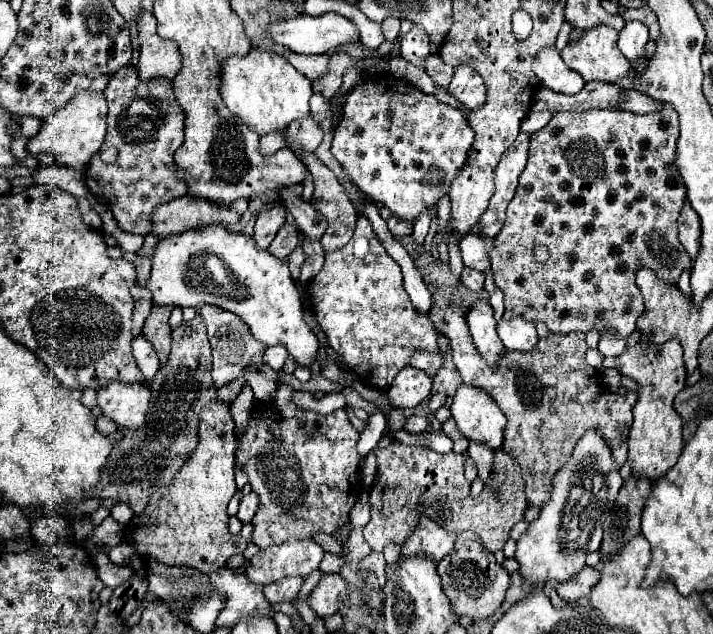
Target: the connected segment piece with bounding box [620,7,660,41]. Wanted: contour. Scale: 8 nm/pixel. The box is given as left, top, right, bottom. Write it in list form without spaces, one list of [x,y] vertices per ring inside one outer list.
[[[640,7],[640,9],[624,9],[620,11],[624,21],[640,21],[644,23],[649,30],[649,38],[656,41],[660,37],[660,29],[658,29],[658,19],[656,15],[650,11],[650,7]]]

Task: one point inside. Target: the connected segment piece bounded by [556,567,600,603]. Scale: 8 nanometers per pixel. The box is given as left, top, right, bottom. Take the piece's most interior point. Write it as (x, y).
(581, 585)

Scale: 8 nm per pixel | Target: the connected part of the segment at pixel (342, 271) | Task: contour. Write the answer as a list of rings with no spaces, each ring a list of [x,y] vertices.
[[[358,217],[354,235],[348,245],[344,245],[338,251],[326,253],[324,267],[310,281],[310,299],[314,305],[314,317],[324,329],[328,345],[338,353],[338,357],[344,359],[348,369],[354,371],[360,377],[360,381],[368,387],[388,391],[394,377],[400,373],[400,369],[410,361],[410,357],[416,351],[440,353],[436,343],[438,335],[434,331],[434,323],[412,307],[410,297],[404,289],[400,265],[388,255],[388,251],[376,237],[366,217]]]

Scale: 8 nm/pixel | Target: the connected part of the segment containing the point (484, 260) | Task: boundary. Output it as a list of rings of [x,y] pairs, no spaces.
[[[478,233],[466,235],[460,243],[464,265],[478,269],[482,273],[490,273],[492,271],[492,265],[490,265],[492,245],[494,245],[494,239],[484,239]]]

